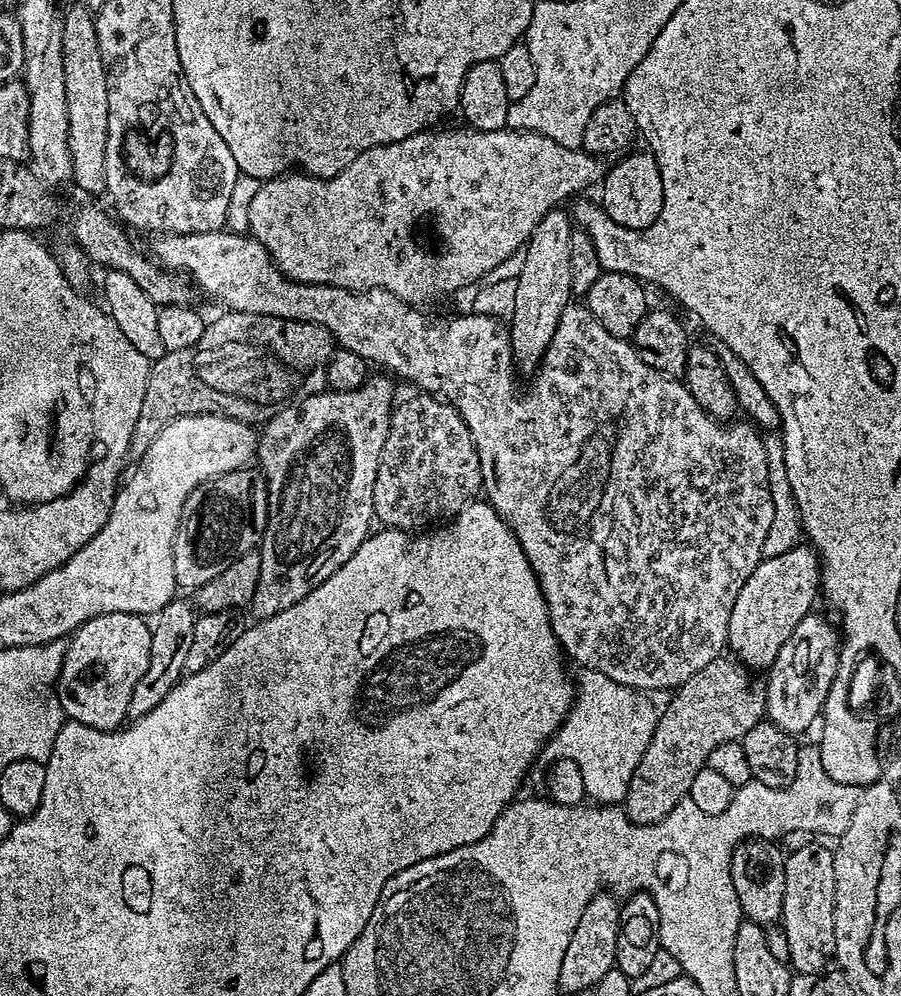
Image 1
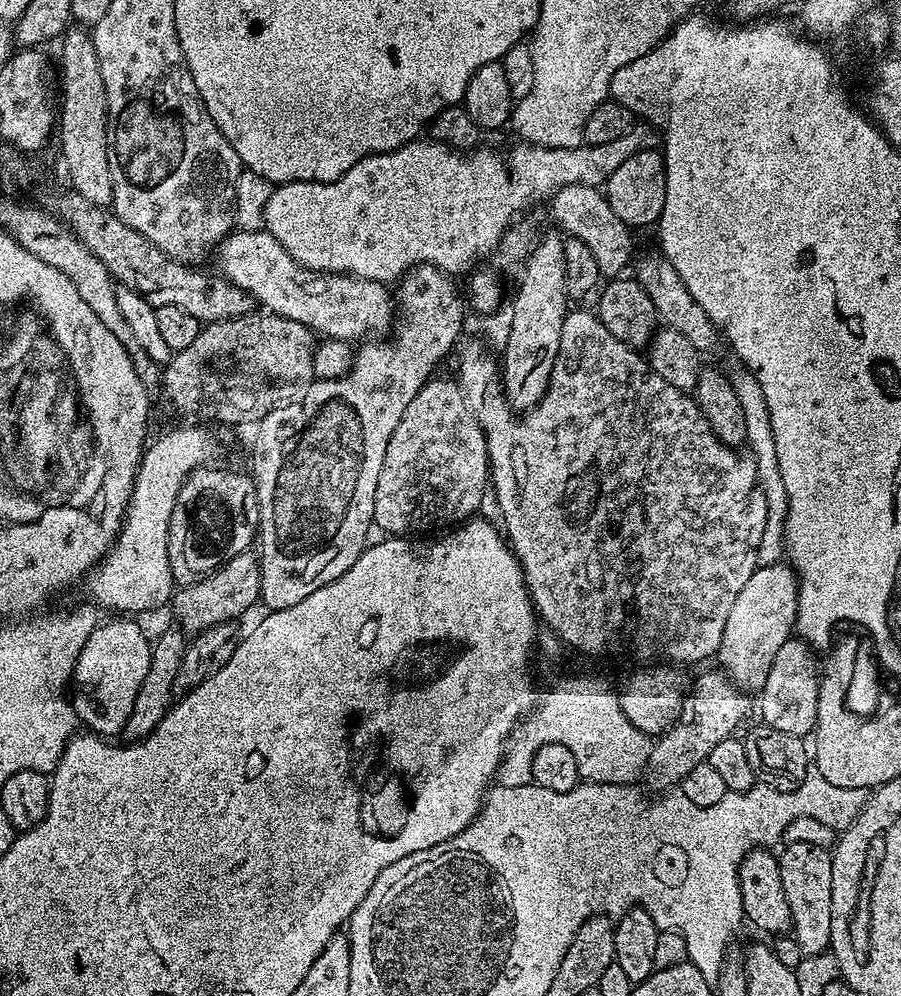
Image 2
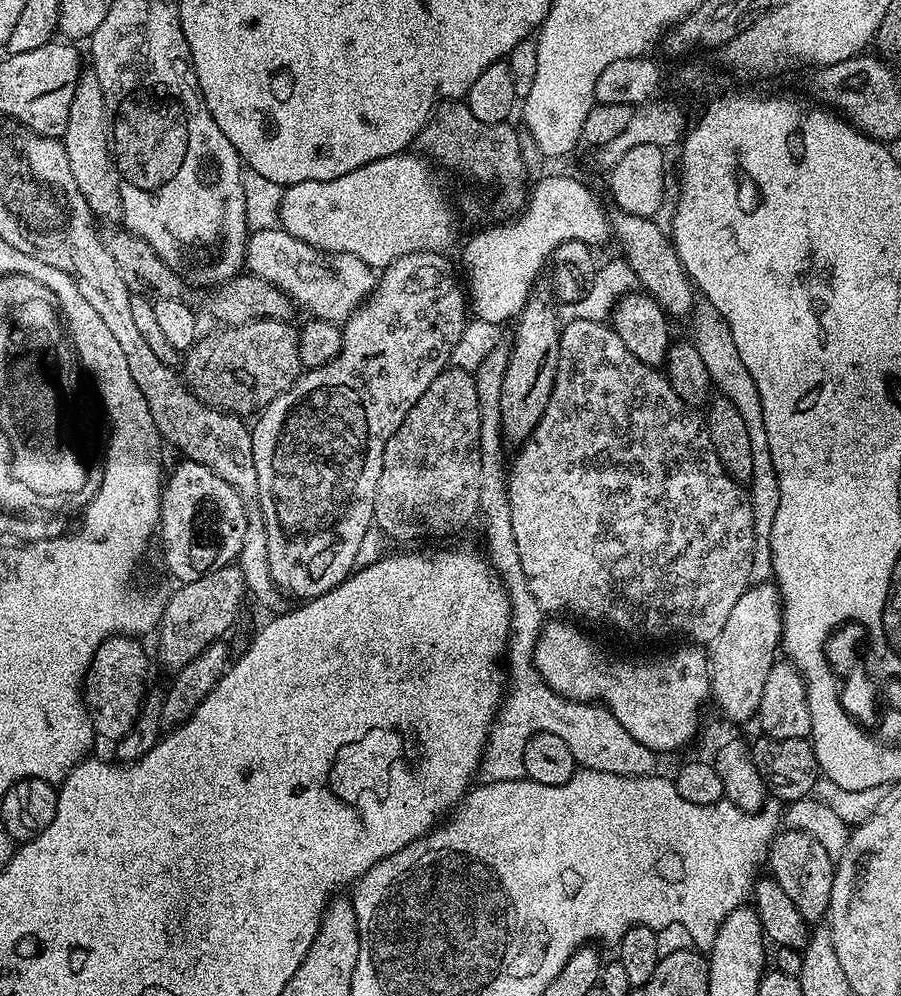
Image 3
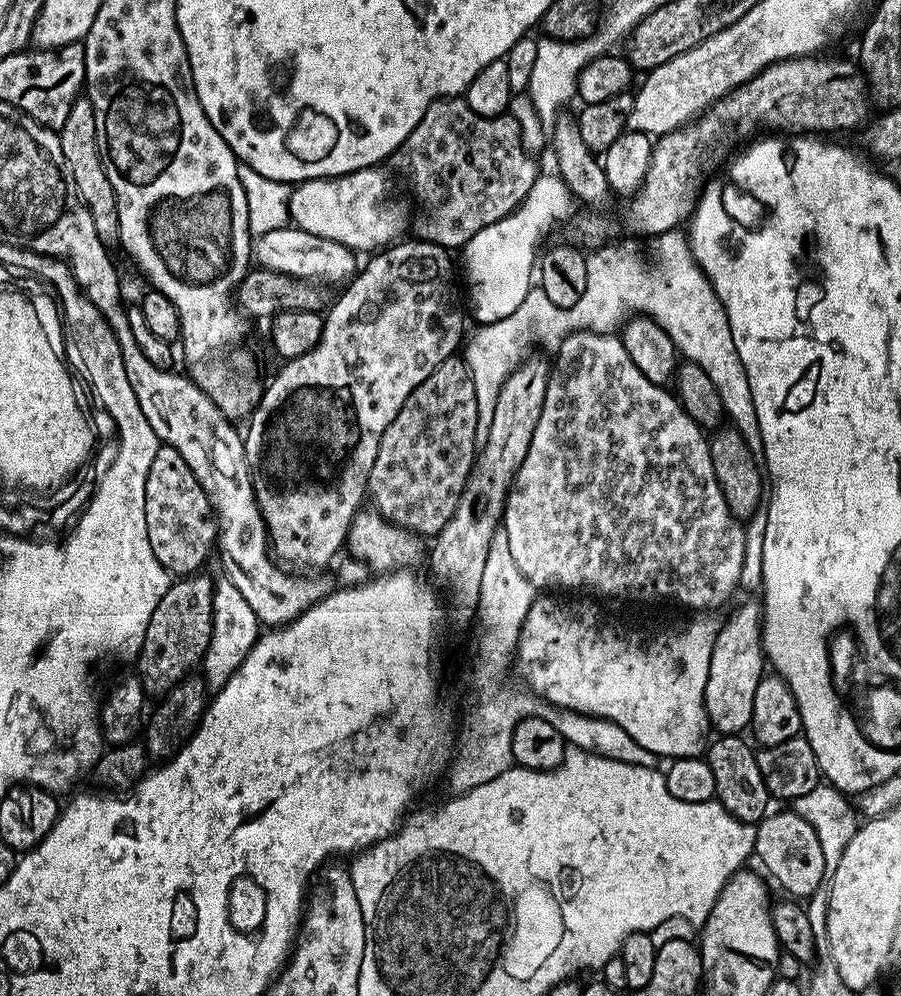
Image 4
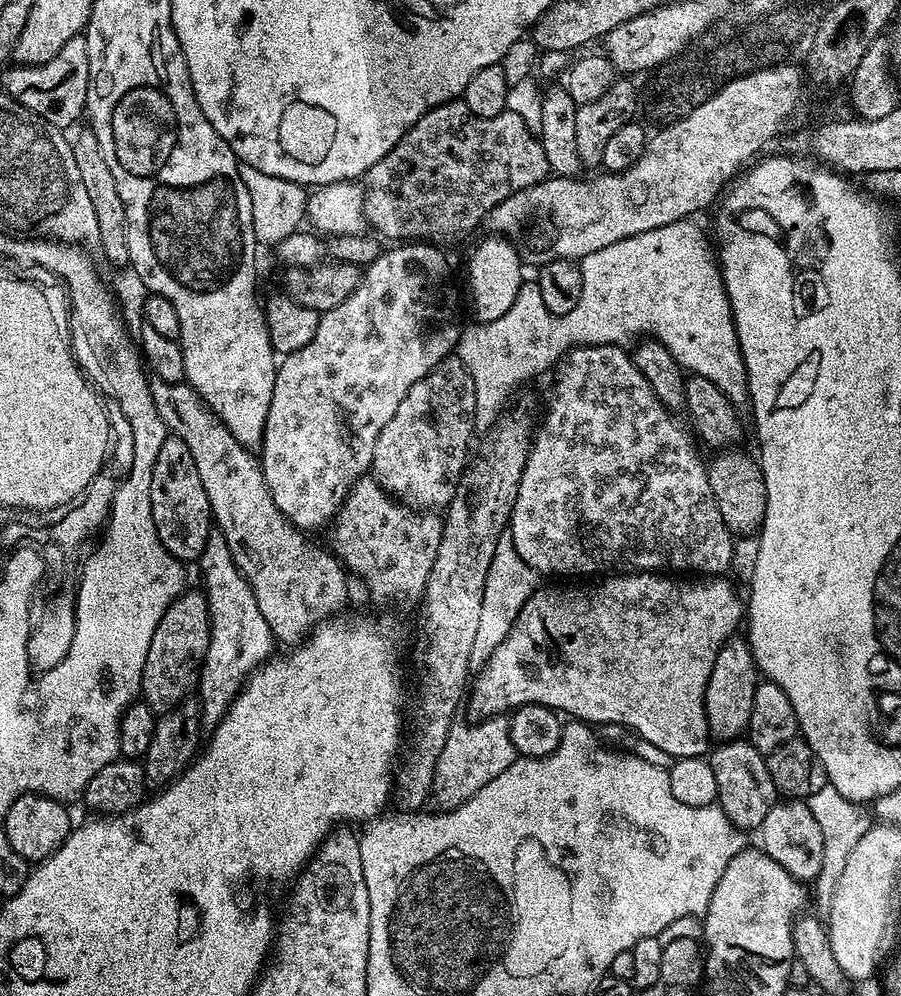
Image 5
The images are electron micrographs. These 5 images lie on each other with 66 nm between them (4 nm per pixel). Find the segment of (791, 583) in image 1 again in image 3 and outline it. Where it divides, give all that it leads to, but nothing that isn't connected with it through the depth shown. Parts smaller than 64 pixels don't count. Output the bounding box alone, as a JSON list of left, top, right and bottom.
[707,583,782,720]

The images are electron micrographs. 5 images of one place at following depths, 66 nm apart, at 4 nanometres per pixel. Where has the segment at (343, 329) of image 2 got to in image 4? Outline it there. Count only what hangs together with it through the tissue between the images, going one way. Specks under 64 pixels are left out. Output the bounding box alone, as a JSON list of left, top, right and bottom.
[252,226,358,286]

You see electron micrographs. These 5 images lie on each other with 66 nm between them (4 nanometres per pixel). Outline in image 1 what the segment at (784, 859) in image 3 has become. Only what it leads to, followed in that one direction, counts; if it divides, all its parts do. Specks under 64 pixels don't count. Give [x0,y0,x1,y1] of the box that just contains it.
[782,844,836,974]

